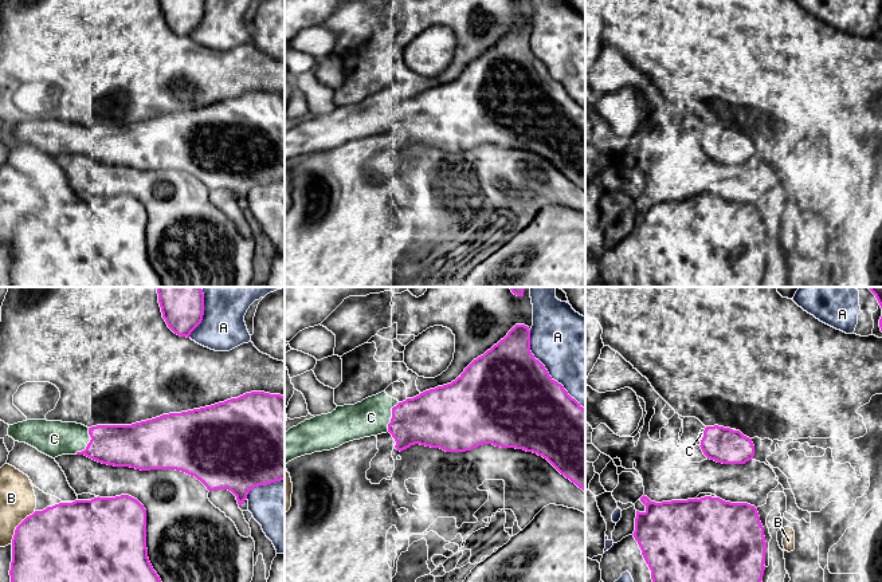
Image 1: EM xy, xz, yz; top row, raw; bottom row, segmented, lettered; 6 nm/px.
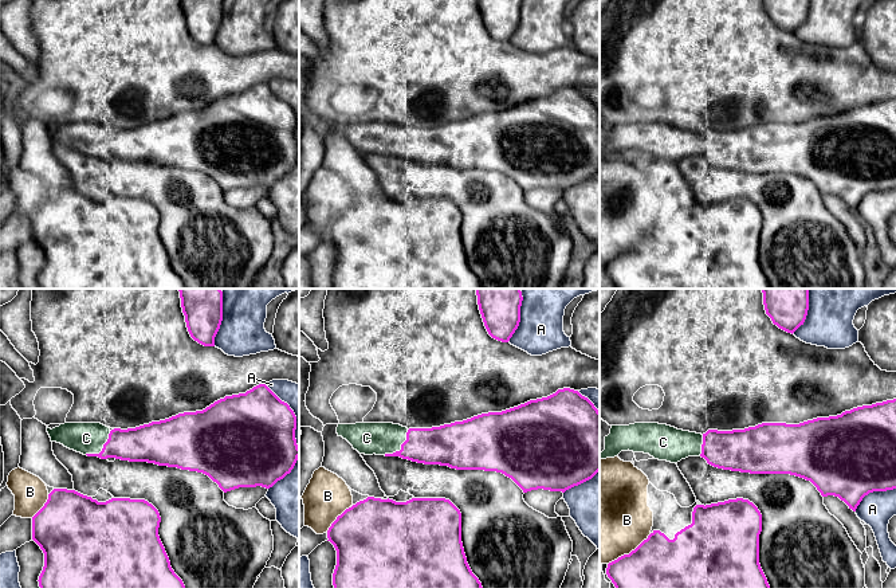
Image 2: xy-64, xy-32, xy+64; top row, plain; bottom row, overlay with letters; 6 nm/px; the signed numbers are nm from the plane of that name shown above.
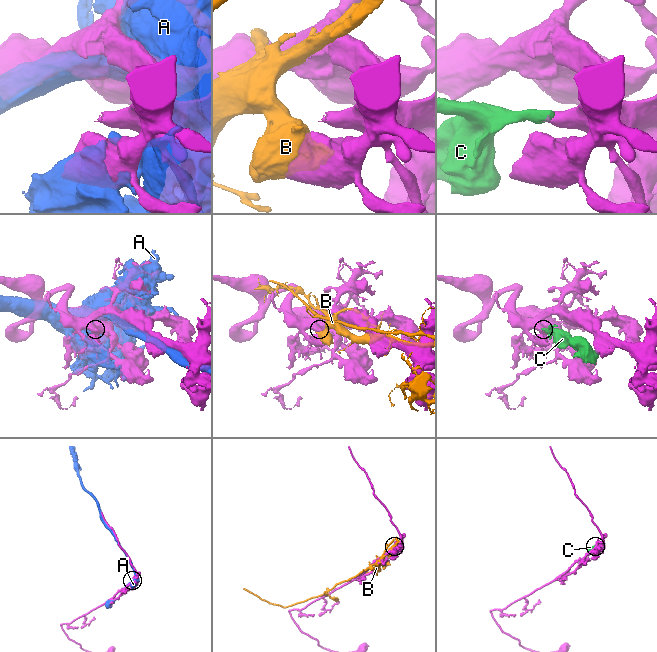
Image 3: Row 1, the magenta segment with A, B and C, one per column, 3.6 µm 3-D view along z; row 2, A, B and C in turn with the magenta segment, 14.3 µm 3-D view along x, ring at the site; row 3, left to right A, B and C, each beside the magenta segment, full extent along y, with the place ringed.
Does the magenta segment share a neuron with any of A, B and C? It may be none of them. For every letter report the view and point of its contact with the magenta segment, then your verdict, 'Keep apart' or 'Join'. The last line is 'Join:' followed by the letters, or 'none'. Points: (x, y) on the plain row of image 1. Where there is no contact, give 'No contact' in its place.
A: Touches magenta at xz (547, 70). Keep apart
B: Touches magenta at xy (18, 225). Keep apart
C: Touches magenta at xy (89, 142). Join
Join: C

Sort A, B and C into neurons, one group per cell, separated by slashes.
A / B / C

